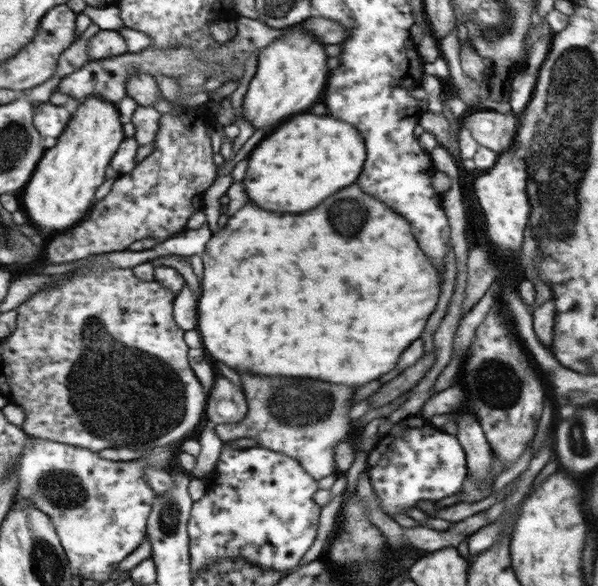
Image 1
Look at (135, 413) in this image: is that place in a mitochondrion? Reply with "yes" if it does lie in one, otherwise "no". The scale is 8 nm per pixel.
yes

